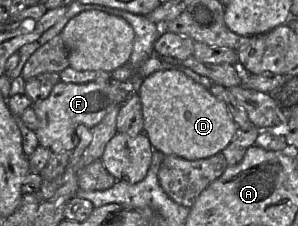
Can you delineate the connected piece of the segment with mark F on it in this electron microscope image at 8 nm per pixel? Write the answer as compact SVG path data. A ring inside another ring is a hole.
M132 78L129 81L111 79L108 82L85 84L59 81L47 98L33 103L38 118L35 132L39 145L48 148L52 153L71 152L79 144L79 137L76 133L79 125L94 127L115 105L122 105L132 94Z

